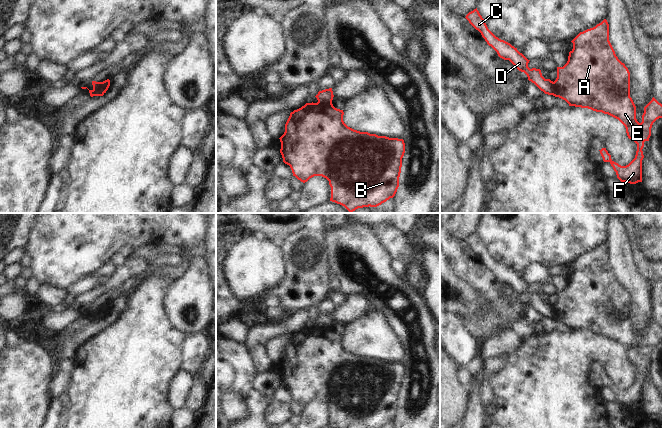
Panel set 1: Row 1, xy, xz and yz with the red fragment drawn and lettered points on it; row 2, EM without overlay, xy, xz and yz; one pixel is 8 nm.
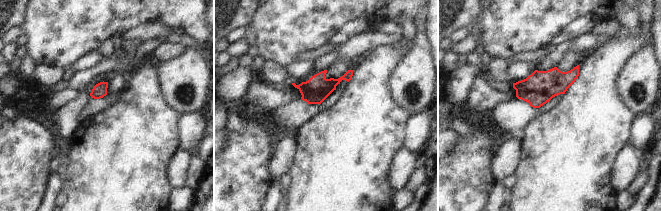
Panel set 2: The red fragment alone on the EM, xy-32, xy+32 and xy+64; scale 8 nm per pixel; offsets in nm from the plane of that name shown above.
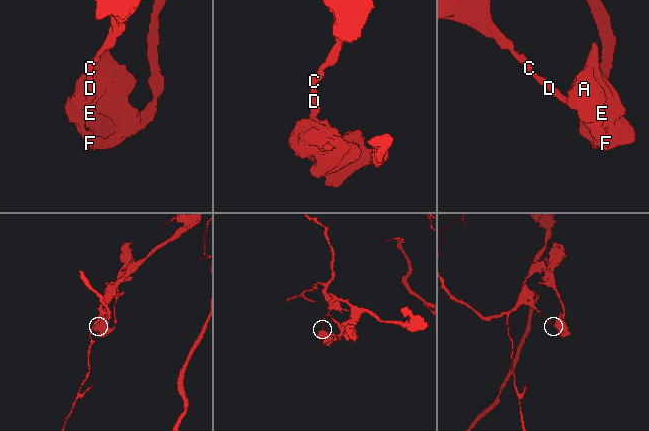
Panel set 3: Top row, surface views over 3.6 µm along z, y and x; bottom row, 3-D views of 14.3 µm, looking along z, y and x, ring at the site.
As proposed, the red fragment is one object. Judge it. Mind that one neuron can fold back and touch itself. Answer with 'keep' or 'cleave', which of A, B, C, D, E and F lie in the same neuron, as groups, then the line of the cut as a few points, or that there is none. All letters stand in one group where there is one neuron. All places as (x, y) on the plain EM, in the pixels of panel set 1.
cleave | A B E F / C D | xz (318, 325), (331, 326)

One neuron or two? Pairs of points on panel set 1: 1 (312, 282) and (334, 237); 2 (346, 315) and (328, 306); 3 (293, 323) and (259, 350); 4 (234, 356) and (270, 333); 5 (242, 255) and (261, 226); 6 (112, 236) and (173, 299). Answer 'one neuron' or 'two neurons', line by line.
1: two neurons
2: two neurons
3: one neuron
4: two neurons
5: two neurons
6: two neurons

